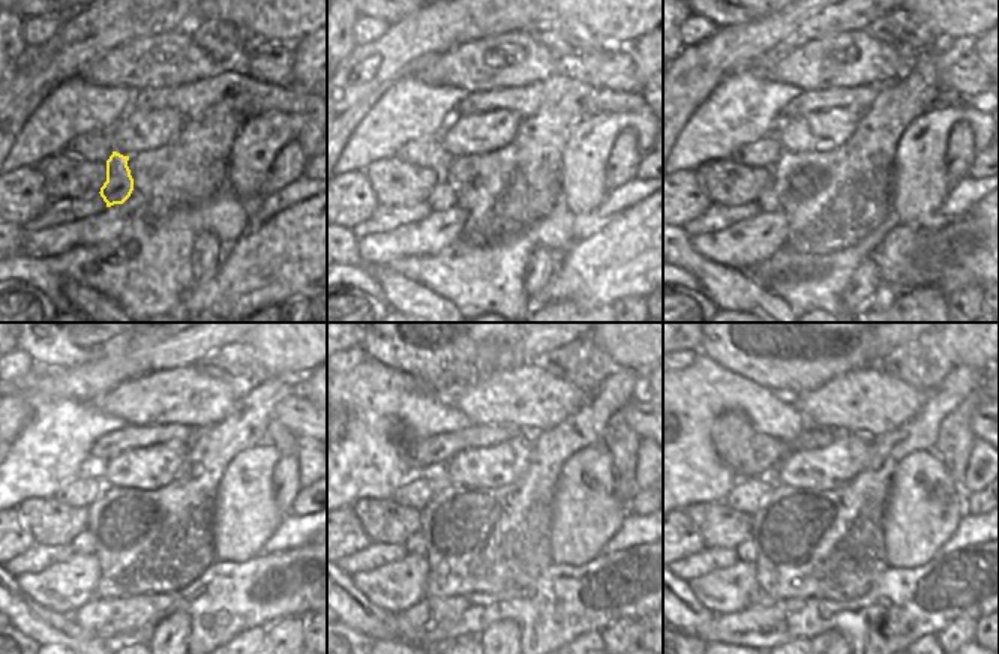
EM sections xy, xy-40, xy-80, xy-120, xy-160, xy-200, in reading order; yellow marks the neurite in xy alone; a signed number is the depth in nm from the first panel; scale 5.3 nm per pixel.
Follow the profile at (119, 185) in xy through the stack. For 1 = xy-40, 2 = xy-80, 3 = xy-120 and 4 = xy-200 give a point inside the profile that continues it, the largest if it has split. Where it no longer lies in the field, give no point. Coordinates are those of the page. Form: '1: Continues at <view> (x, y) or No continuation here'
1: Continues at xy-40 (441, 197)
2: Continues at xy-80 (768, 201)
3: Continues at xy-120 (84, 542)
4: Continues at xy-200 (746, 551)

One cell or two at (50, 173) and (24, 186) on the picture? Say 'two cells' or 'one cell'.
two cells

